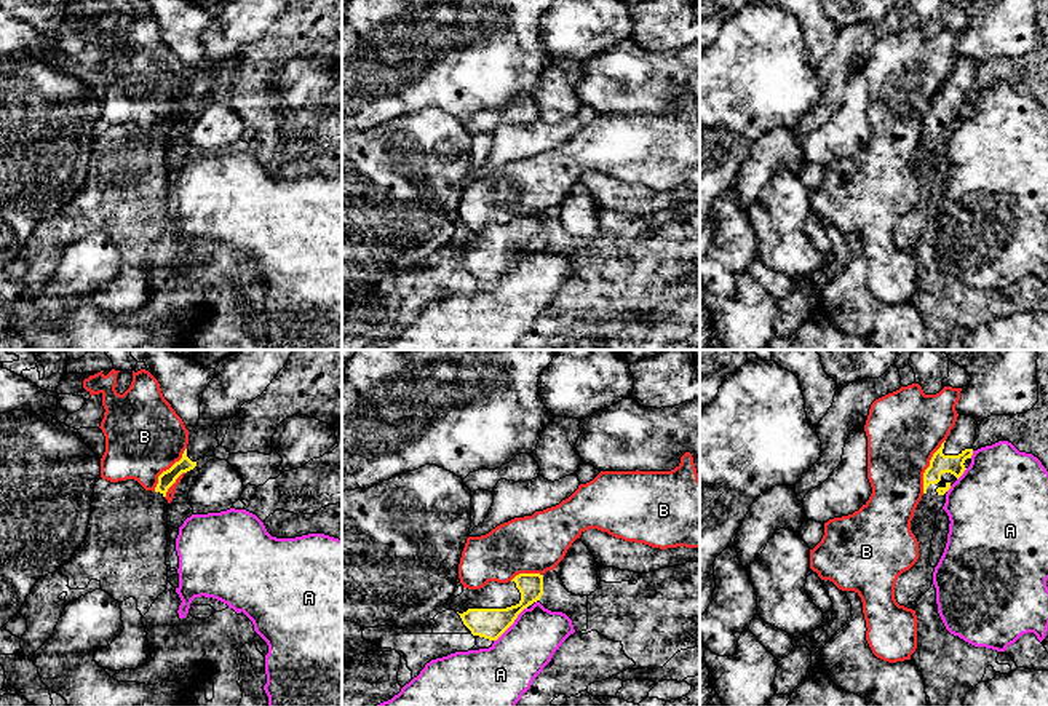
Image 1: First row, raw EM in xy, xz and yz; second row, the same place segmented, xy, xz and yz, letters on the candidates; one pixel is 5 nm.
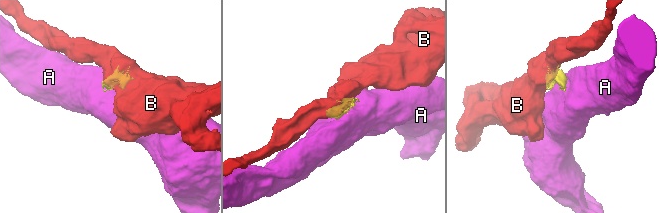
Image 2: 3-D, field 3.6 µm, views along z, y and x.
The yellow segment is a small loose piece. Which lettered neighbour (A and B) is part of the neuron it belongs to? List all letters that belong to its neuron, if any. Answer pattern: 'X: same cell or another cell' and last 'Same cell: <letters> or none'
A: another cell
B: another cell
Same cell: none

